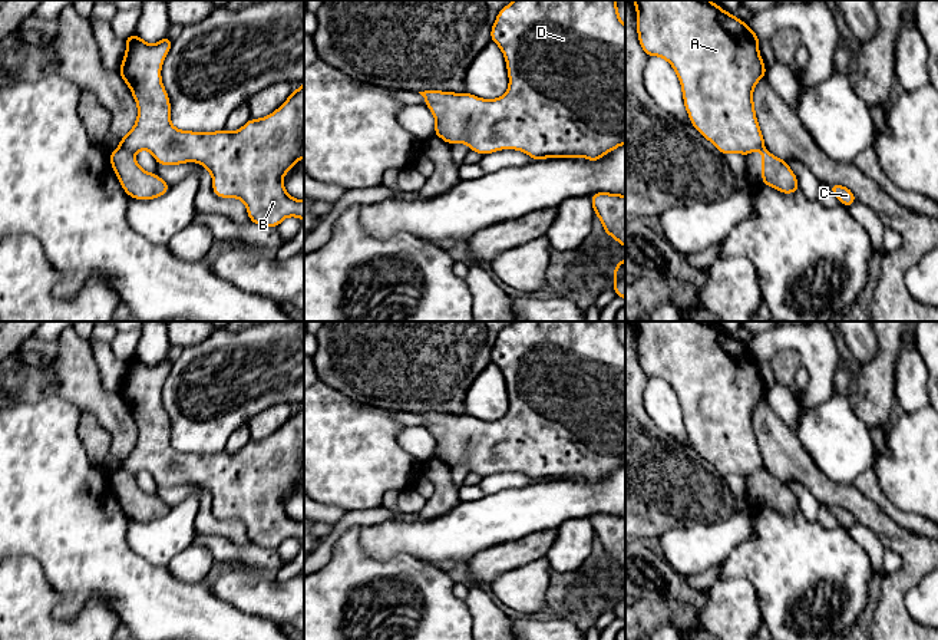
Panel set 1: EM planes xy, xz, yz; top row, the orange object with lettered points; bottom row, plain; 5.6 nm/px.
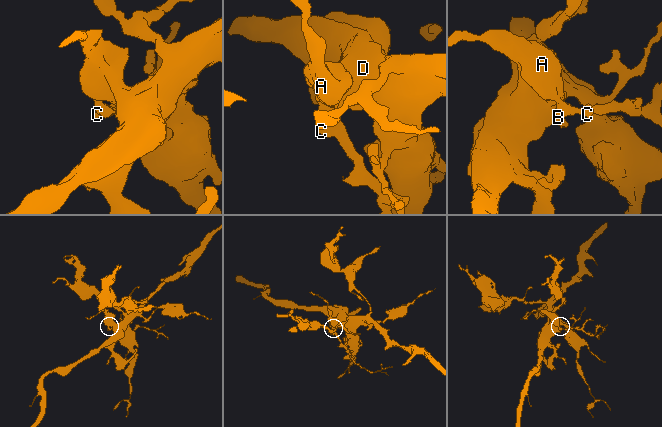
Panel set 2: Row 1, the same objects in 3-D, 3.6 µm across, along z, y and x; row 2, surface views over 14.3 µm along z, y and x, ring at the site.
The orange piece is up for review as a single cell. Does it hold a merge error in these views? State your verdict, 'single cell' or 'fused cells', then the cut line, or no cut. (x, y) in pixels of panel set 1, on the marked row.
fused cells | xy (119, 147), (134, 155)

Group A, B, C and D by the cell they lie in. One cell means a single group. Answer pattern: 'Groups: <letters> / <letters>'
Groups: A B D / C

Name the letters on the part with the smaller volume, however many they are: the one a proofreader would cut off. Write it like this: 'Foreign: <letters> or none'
Foreign: C

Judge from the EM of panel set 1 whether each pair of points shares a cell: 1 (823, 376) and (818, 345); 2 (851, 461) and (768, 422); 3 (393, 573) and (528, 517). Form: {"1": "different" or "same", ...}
{"1": "same", "2": "different", "3": "different"}

